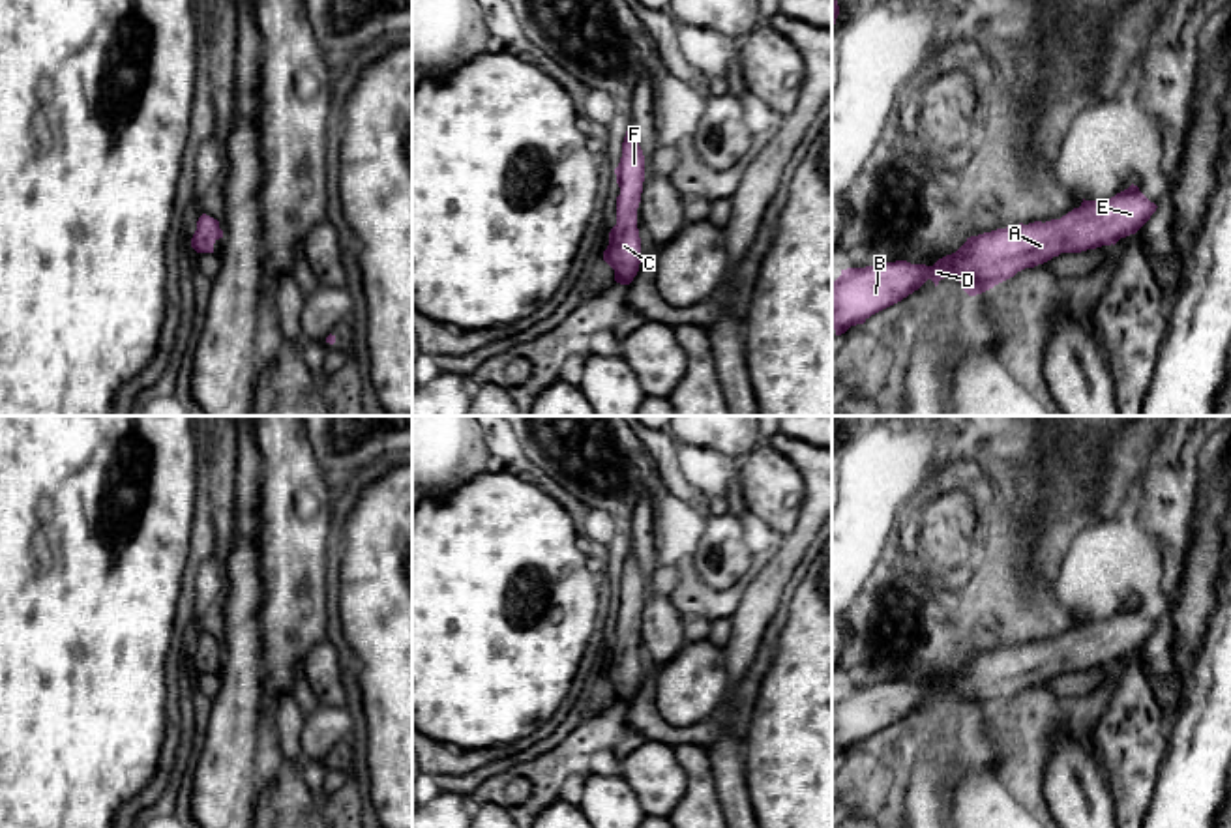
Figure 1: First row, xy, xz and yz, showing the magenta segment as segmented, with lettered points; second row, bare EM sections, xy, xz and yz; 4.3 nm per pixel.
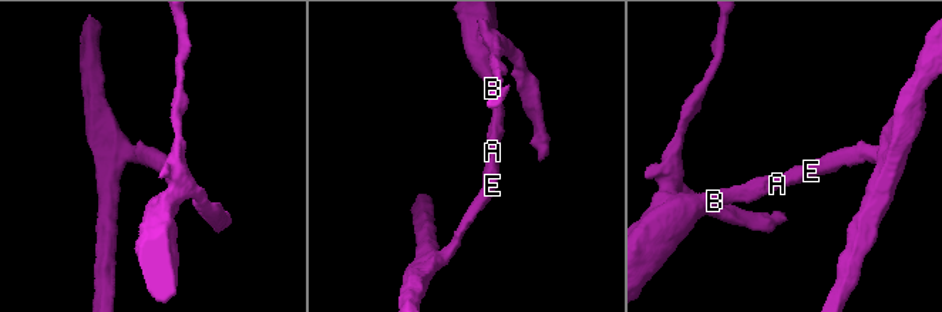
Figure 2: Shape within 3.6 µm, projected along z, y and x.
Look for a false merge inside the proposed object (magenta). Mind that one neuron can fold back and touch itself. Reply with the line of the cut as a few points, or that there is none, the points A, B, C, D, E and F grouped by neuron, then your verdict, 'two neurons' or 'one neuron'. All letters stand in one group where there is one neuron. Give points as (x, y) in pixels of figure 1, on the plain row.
cut none; groups A B C D E F; one neuron

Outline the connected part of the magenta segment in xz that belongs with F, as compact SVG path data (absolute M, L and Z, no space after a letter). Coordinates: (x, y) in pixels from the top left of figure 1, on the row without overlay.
M626 551L622 577L615 588L620 614L616 616L616 644L609 652L603 680L615 689L615 701L630 704L641 684L637 628L645 601L645 575L635 553Z

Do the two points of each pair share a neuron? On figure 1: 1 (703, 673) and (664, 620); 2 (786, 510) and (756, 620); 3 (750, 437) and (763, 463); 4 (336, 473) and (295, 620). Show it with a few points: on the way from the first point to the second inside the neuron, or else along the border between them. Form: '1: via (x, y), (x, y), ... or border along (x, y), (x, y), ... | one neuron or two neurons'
1: border along (688, 641), (664, 665) | two neurons
2: border along (806, 495), (797, 523), (786, 536) | two neurons
3: border along (765, 439), (739, 461) | two neurons
4: border along (311, 446), (323, 474), (336, 489) | two neurons

